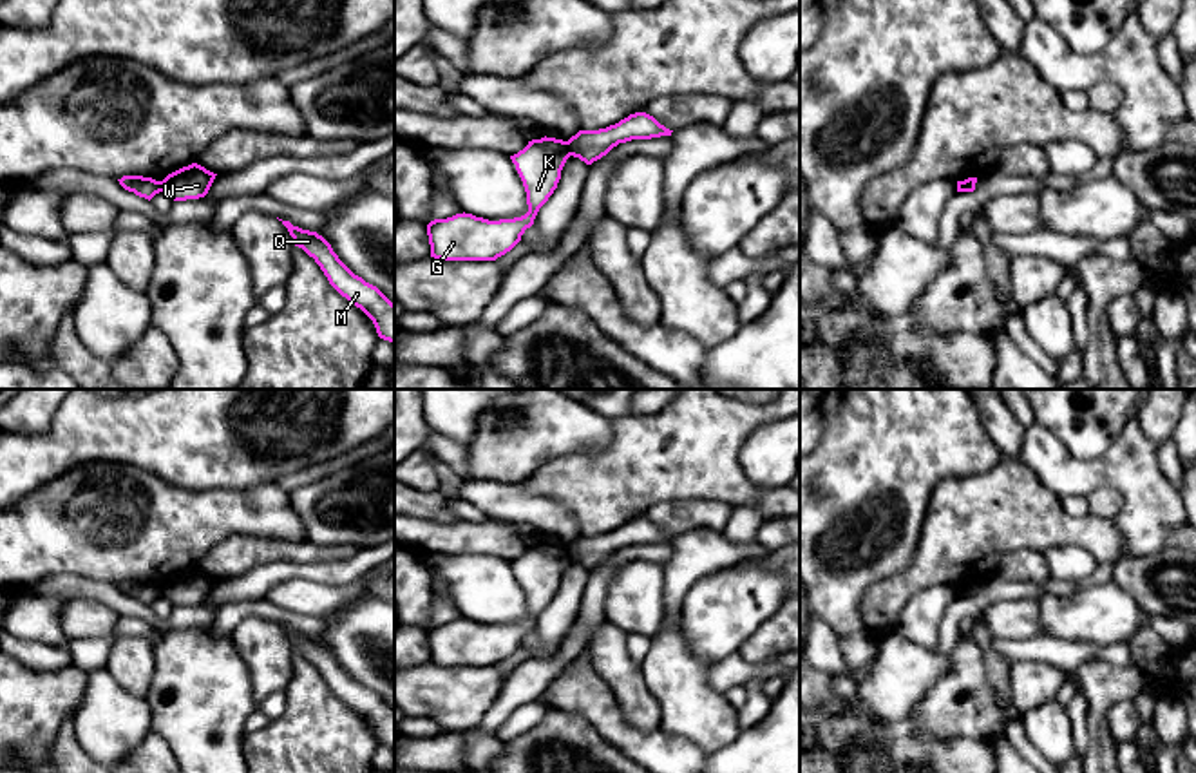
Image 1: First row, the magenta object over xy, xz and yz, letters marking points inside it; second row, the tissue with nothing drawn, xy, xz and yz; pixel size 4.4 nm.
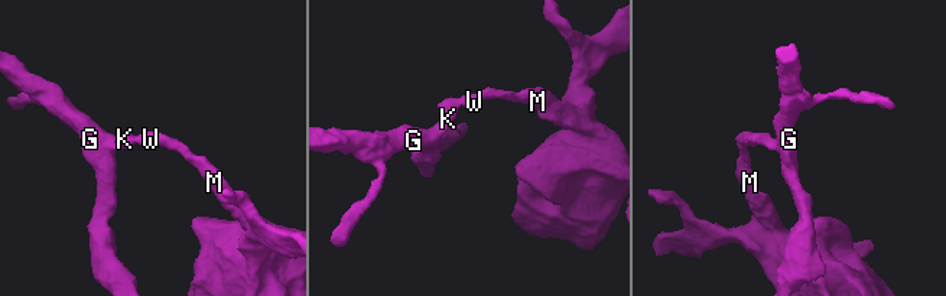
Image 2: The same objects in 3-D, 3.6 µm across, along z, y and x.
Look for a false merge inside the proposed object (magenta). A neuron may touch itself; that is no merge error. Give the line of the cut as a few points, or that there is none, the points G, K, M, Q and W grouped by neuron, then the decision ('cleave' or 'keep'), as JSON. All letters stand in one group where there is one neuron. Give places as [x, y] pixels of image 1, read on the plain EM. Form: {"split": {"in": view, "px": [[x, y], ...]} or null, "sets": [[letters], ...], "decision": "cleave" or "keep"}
{"split": {"in": "xz", "px": [[565, 547], [570, 560]]}, "sets": [["G", "K"], ["M", "Q", "W"]], "decision": "cleave"}

